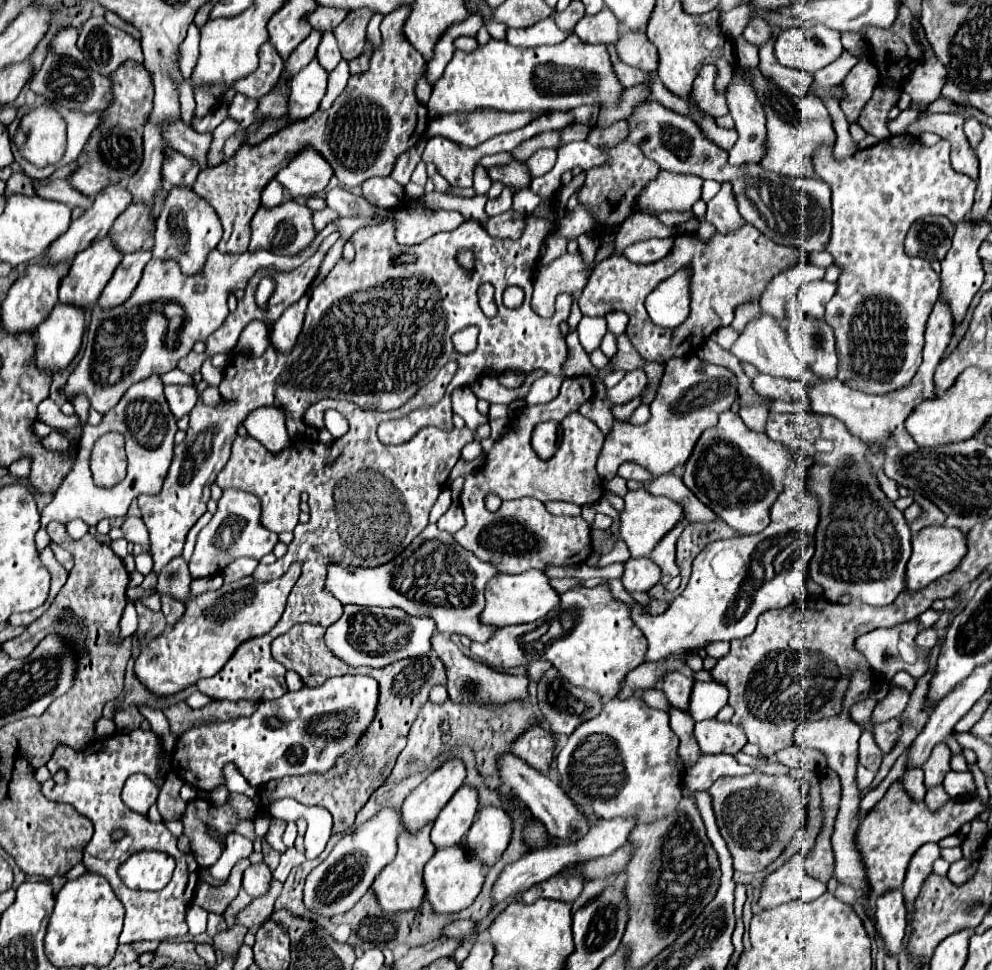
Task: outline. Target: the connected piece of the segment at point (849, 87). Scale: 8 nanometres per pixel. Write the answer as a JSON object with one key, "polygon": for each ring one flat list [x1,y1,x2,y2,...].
{"polygon":[[860,60,844,78,846,98,840,102,848,122,854,122,862,106,872,98,874,88,880,82,880,72,870,60]]}

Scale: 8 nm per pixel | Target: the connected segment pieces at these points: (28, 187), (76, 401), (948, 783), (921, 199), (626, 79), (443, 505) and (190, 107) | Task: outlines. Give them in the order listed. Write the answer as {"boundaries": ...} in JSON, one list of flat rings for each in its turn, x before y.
{"boundaries":[[[16,172,8,178,6,182,6,194,30,194,30,196,36,196,34,192,34,186,32,186,32,180,24,174,24,172]],[[80,394,80,396,72,398,72,404,74,404,76,414,80,416,82,424,86,424,86,422,88,422,88,410,90,410,90,402,84,398,84,394]],[[950,770,942,782,950,798,968,798,976,794,976,784,972,772,954,772]],[[902,134,902,136,892,136,892,138,886,138,882,142,878,142,876,146,870,146,866,150,858,150,854,156,846,158,844,162,838,162,834,160,832,156,832,150,818,150,816,152,816,162,814,162,814,170,816,170,816,176,822,178,824,182,830,184,832,199,832,231,830,234,830,240,828,240,828,246,826,246,826,252,832,254,834,258,834,264,842,270,840,272,840,278,838,278,838,290,834,294,834,298,826,304,826,322,832,324,832,328,836,328,836,350,838,350,838,378,840,382,846,382,850,388,854,390,862,390,862,392,868,392,868,394,886,394,886,392,892,392,896,388,902,388,906,386,912,376,916,374,920,362,922,362,922,350,924,350,924,330,926,330,926,320,934,308,934,302,938,300,938,294,940,294,940,276,932,270,930,262,924,260,924,258,912,258,904,252,904,236,910,228,910,224,914,220,918,220,920,216,928,215,942,215,946,218,950,218,952,224,956,224,958,220,964,220,968,216,968,212,972,210,972,202,974,202,974,192,976,192,976,182,972,178,968,178,966,174,962,172,956,172,952,166,950,166,950,142,942,140,938,142,936,146,924,146,922,142,914,140,910,134]],[[608,44,608,52,610,52,610,58,612,58,612,64,614,64,614,70,616,70,616,76,620,78,620,84,624,88,630,88,634,84,640,84,644,80,652,80,652,74,650,72,644,72,640,68,632,68,624,62,620,62,616,58,616,52,614,52,614,44]],[[446,486,446,488,440,492,436,504,432,506,432,512,430,512,430,522,432,522,432,524,436,524,436,520,438,520,438,518,448,510,450,502,452,502,452,496,450,496,450,488]],[[184,80,182,84,178,86,180,92,180,105,181,105,181,116,182,120,190,125,192,119,195,117,195,100,193,94,192,83,190,80]]]}

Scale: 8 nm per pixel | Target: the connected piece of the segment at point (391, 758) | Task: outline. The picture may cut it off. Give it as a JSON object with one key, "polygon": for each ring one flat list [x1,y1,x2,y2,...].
{"polygon":[[430,652,428,656,416,656,416,658,406,658,390,664,388,668,358,668,360,674,368,674,376,678,380,684,388,684,388,704,380,704,376,708,376,722,368,728,368,734,360,738,360,742,336,762,328,774,306,774,298,778,282,778,266,782,260,786,260,800,262,806,266,800,280,800,280,798,294,798,304,806,324,806,332,816,334,816,334,832,344,832,354,824,356,814,360,808,368,802,368,798,384,784,388,778,390,770,396,764,398,754,406,746,406,736,416,720,418,710,428,702,430,690,438,684,446,684,446,670,444,662]]}

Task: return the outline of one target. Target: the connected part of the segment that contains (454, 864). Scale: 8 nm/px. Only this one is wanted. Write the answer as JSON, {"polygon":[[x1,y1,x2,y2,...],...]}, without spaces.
{"polygon":[[454,846,454,848,444,848,438,850,430,862,424,868,424,900,430,904,434,914,456,914,464,908,468,908,474,898,478,896,480,888,484,882,484,872,480,862,472,862,472,858,468,858,468,854,462,850,462,846]]}

